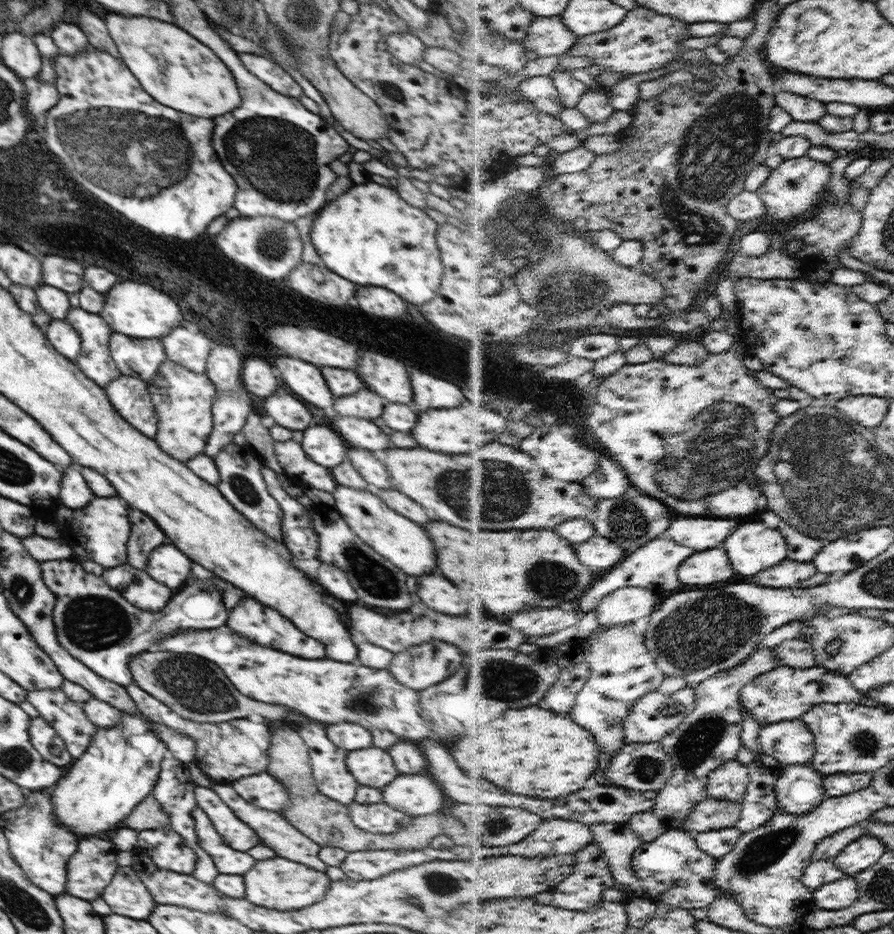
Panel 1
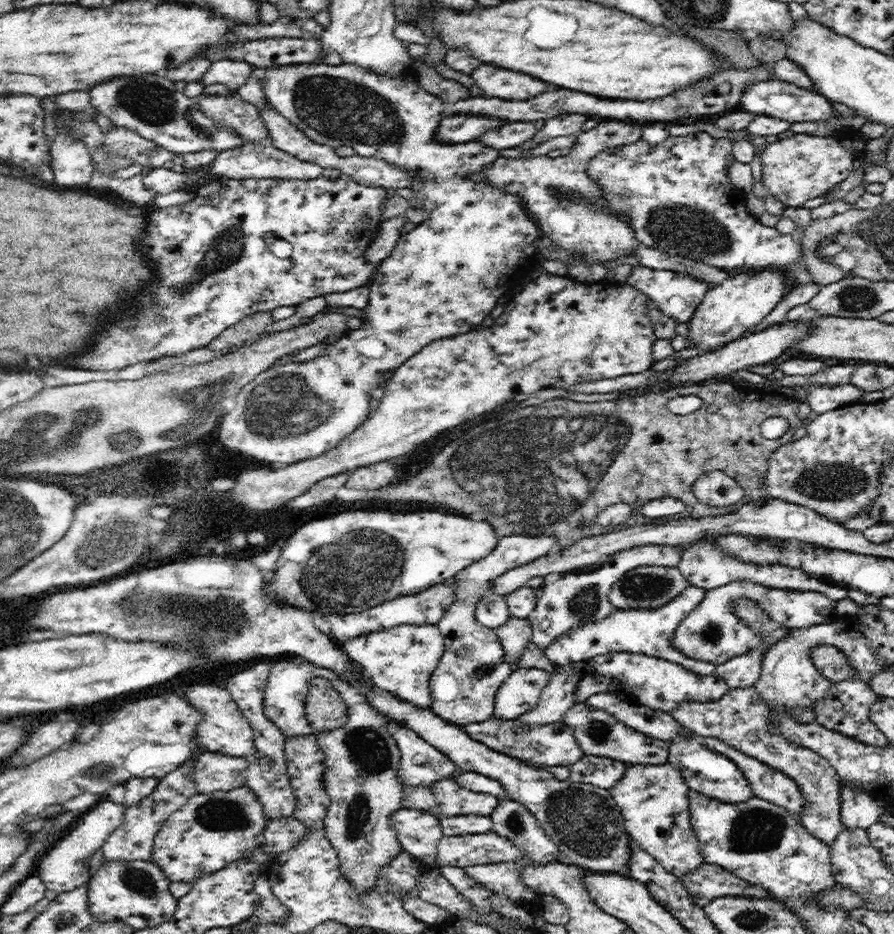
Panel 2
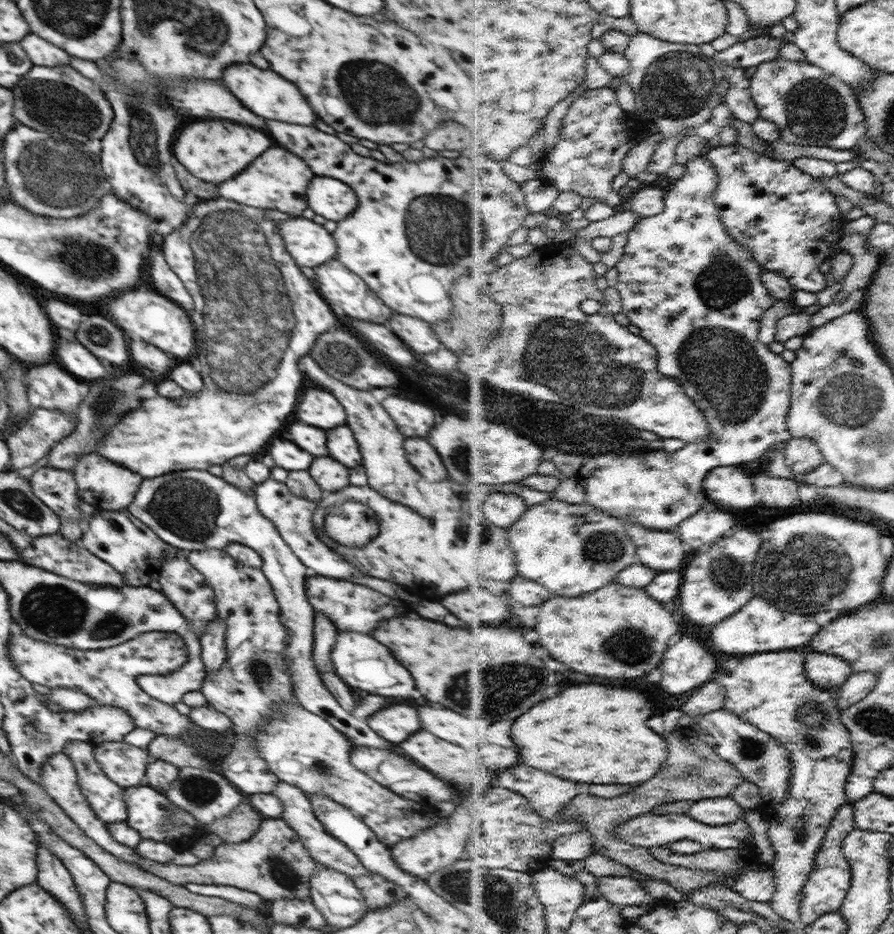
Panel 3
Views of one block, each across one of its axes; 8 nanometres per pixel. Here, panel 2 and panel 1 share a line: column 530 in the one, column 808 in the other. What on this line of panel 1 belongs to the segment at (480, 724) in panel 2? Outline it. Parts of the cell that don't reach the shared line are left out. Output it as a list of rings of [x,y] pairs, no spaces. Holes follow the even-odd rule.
[[[803,719],[785,720],[778,724],[764,724],[760,737],[764,753],[776,757],[784,765],[812,764],[818,752],[817,734]]]

